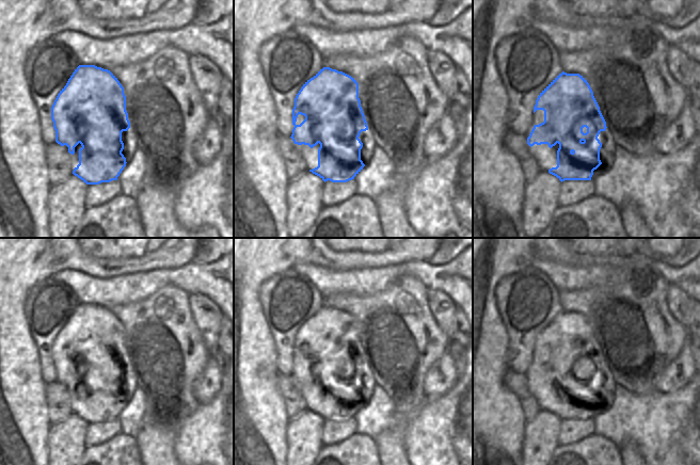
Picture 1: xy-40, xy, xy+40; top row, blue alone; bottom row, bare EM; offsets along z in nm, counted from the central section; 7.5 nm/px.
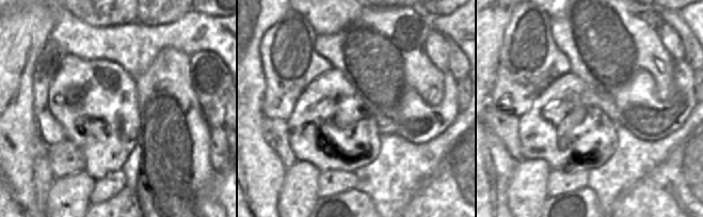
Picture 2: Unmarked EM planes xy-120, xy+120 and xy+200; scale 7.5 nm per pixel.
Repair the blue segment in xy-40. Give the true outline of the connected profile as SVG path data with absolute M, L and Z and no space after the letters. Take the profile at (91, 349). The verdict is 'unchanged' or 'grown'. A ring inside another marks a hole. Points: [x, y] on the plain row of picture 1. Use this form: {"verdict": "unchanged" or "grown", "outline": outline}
{"verdict": "grown", "outline": "M79 304L58 333L51 346L51 358L55 381L68 391L70 410L86 423L117 419L137 388L124 326L108 308Z"}

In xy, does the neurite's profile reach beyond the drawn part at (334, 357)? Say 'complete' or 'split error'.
split error

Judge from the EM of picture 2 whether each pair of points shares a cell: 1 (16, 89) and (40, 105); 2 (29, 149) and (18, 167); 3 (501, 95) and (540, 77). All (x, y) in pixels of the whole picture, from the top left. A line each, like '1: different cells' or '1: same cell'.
1: different cells
2: same cell
3: same cell

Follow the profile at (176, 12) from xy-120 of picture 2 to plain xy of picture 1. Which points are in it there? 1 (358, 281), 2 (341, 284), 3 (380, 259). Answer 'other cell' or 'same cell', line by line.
1: other cell
2: other cell
3: same cell

